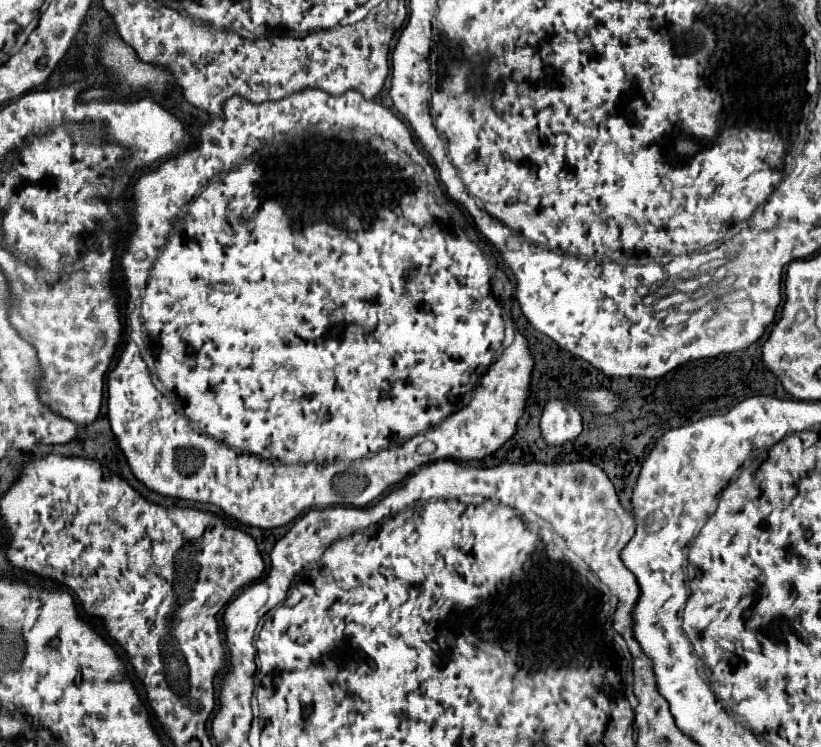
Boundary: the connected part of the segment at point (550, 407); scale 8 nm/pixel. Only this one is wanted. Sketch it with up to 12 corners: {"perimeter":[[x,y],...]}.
{"perimeter":[[553,398],[541,416],[541,438],[563,446],[581,434],[581,414]]}

